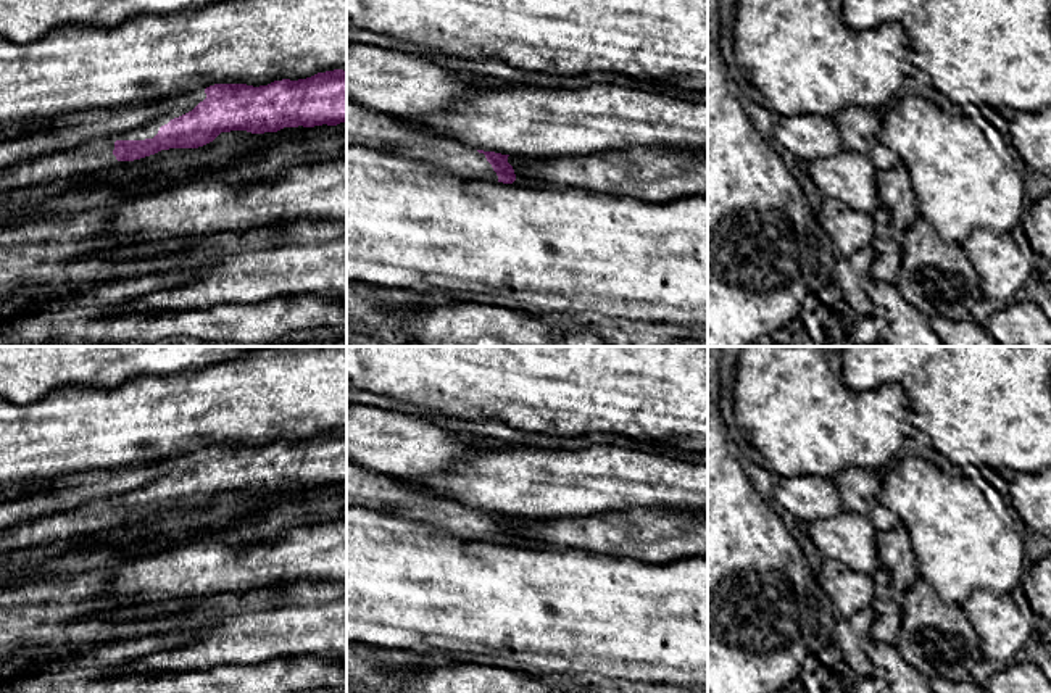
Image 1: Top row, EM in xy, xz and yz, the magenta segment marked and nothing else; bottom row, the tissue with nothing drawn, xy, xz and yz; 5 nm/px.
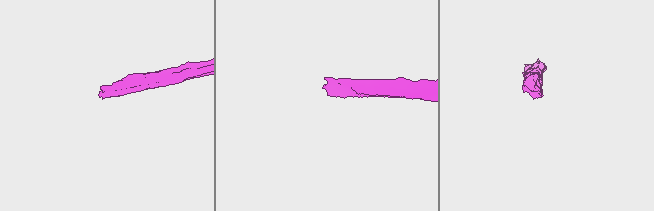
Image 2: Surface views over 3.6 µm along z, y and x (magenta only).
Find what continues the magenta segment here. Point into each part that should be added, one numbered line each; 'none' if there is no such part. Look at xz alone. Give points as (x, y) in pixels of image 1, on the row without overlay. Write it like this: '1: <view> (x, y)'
1: xz (384, 493)

